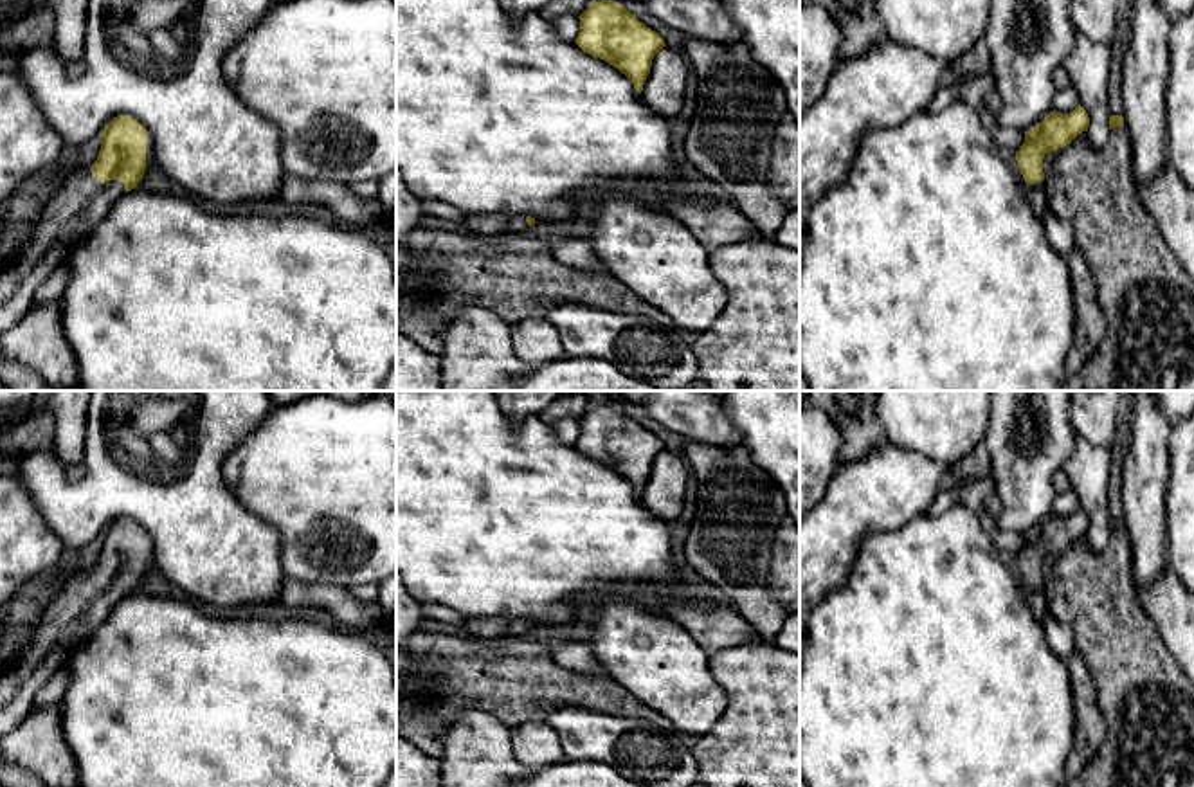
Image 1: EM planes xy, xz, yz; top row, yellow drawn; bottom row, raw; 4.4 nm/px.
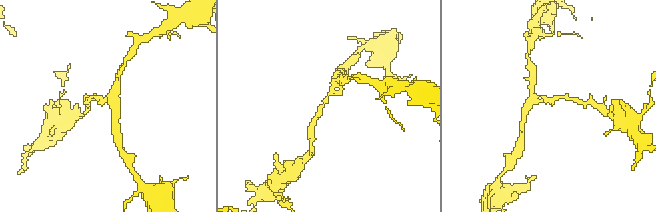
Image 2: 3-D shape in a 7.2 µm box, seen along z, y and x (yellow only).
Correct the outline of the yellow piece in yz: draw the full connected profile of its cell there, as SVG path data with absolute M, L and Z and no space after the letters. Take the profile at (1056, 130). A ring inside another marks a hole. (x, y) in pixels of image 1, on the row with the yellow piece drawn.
M1084 106L1070 113L1050 112L1034 130L1025 131L1025 142L1016 151L1019 171L1028 184L1028 200L1037 218L1048 213L1048 200L1043 187L1043 158L1070 144L1077 135L1088 131L1090 117Z

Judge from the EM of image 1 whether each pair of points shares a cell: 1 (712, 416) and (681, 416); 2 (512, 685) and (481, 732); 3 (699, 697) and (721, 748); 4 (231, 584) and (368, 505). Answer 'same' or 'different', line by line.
1: same
2: different
3: different
4: different

